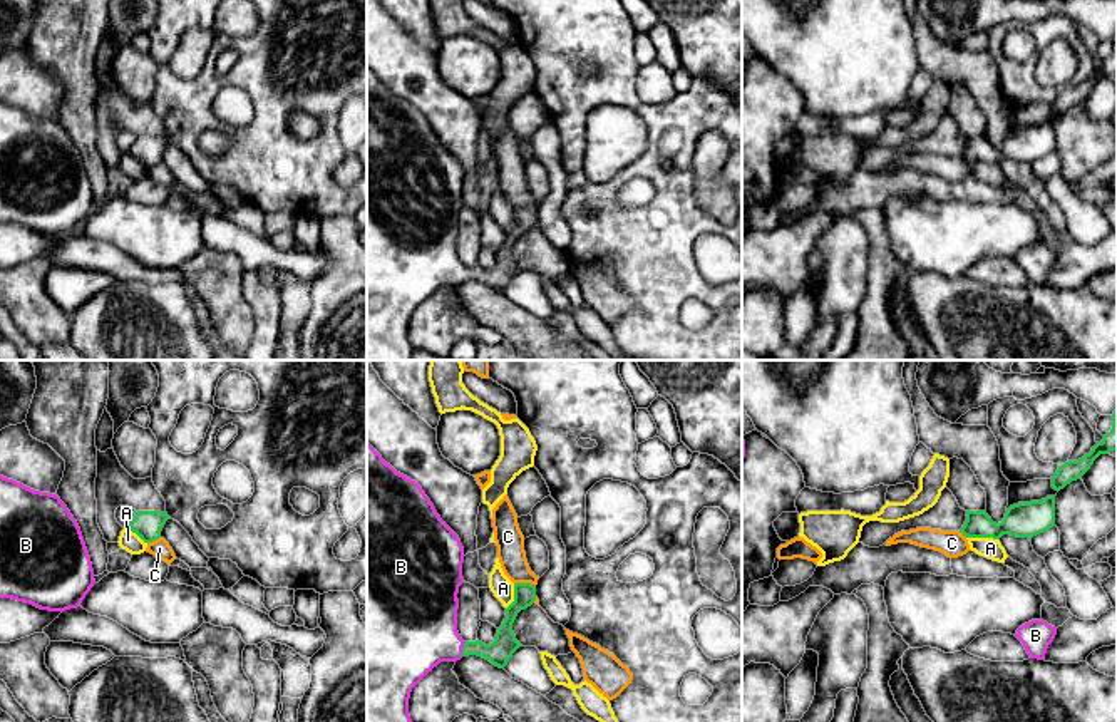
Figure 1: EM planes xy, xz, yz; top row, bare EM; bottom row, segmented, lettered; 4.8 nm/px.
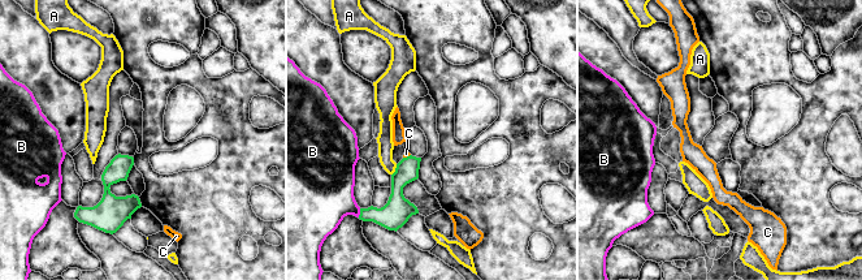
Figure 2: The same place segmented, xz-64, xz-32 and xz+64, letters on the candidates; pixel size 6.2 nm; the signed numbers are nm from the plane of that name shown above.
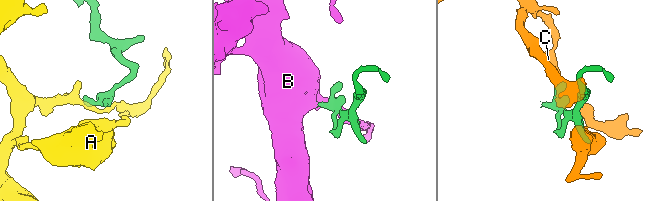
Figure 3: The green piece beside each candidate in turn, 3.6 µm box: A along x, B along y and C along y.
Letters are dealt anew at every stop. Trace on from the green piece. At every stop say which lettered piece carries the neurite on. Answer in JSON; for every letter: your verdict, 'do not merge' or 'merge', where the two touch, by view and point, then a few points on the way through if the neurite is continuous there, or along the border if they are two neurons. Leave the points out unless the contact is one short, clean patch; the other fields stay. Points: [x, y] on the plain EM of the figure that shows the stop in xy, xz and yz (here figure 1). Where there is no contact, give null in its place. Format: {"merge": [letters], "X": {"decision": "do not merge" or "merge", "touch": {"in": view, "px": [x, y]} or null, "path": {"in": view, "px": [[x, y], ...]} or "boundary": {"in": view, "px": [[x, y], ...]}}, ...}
{"merge": ["B"], "A": {"decision": "do not merge", "touch": {"in": "yz", "px": [983, 161]}, "boundary": {"in": "yz", "px": [[967, 161], [992, 161], [998, 165]]}}, "B": {"decision": "merge", "touch": {"in": "xz", "px": [463, 273]}, "path": {"in": "xz", "px": [[504, 268], [499, 273], [463, 273], [452, 273], [416, 252]]}}, "C": {"decision": "do not merge", "touch": {"in": "xz", "px": [525, 208]}}}

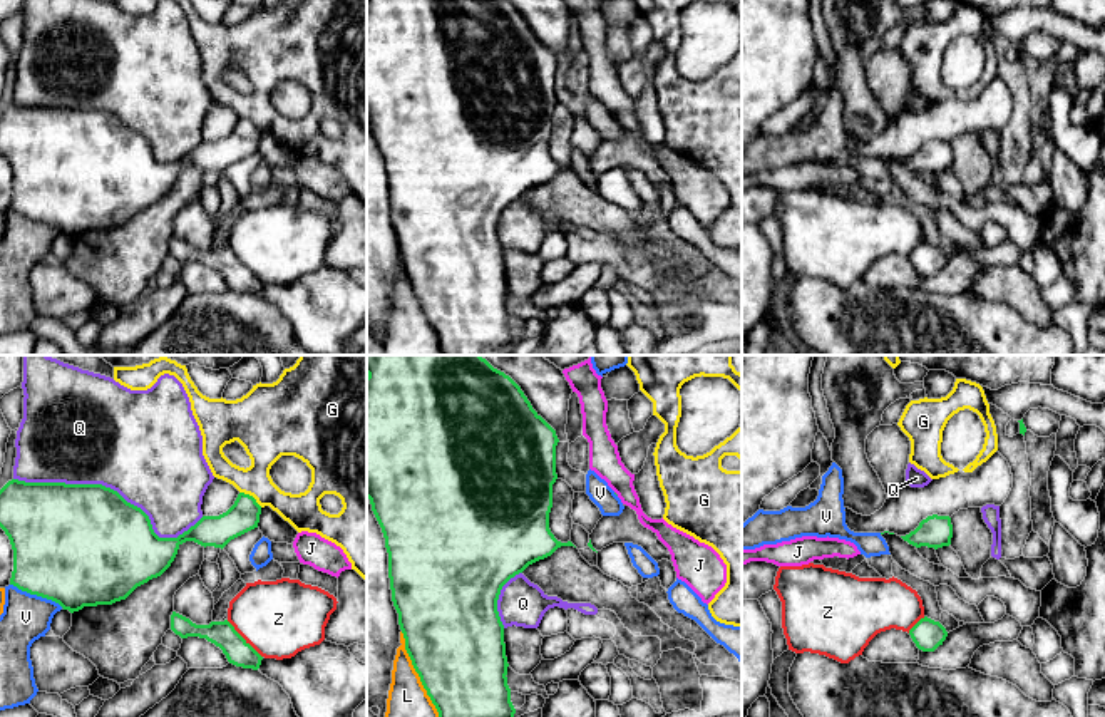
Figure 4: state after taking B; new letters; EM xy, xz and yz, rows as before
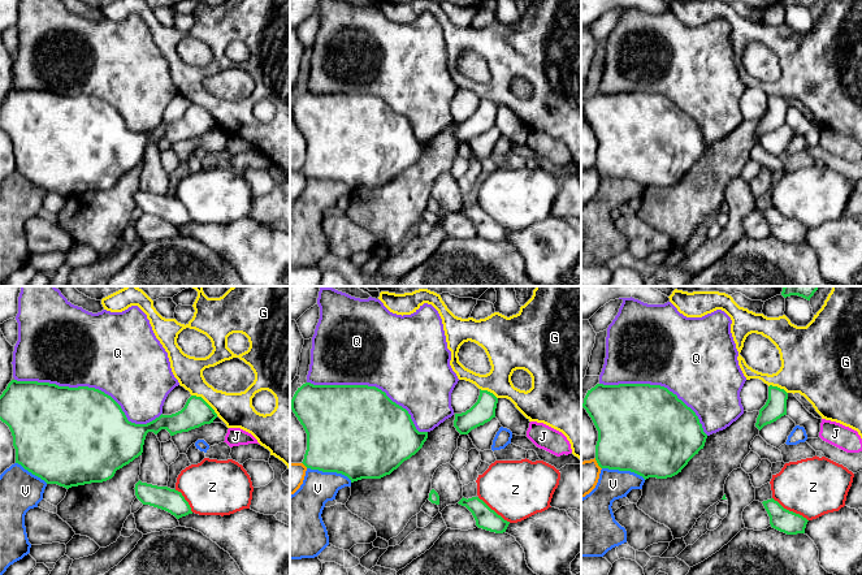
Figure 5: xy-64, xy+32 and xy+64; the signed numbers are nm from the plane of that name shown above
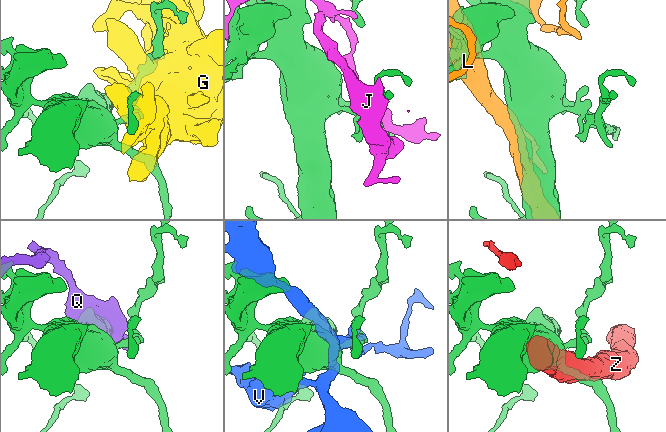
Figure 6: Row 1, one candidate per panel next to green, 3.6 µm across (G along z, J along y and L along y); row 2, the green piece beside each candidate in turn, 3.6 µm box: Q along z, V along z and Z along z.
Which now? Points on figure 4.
{"merge": [], "G": {"decision": "do not merge", "touch": {"in": "xy", "px": [251, 121]}}, "J": {"decision": "do not merge", "touch": null}, "L": {"decision": "do not merge", "touch": {"in": "xz", "px": [421, 305]}}, "Q": {"decision": "do not merge", "touch": {"in": "xy", "px": [113, 114]}}, "V": {"decision": "do not merge", "touch": {"in": "xy", "px": [37, 220]}}, "Z": {"decision": "do not merge", "touch": {"in": "xy", "px": [243, 263]}}}

